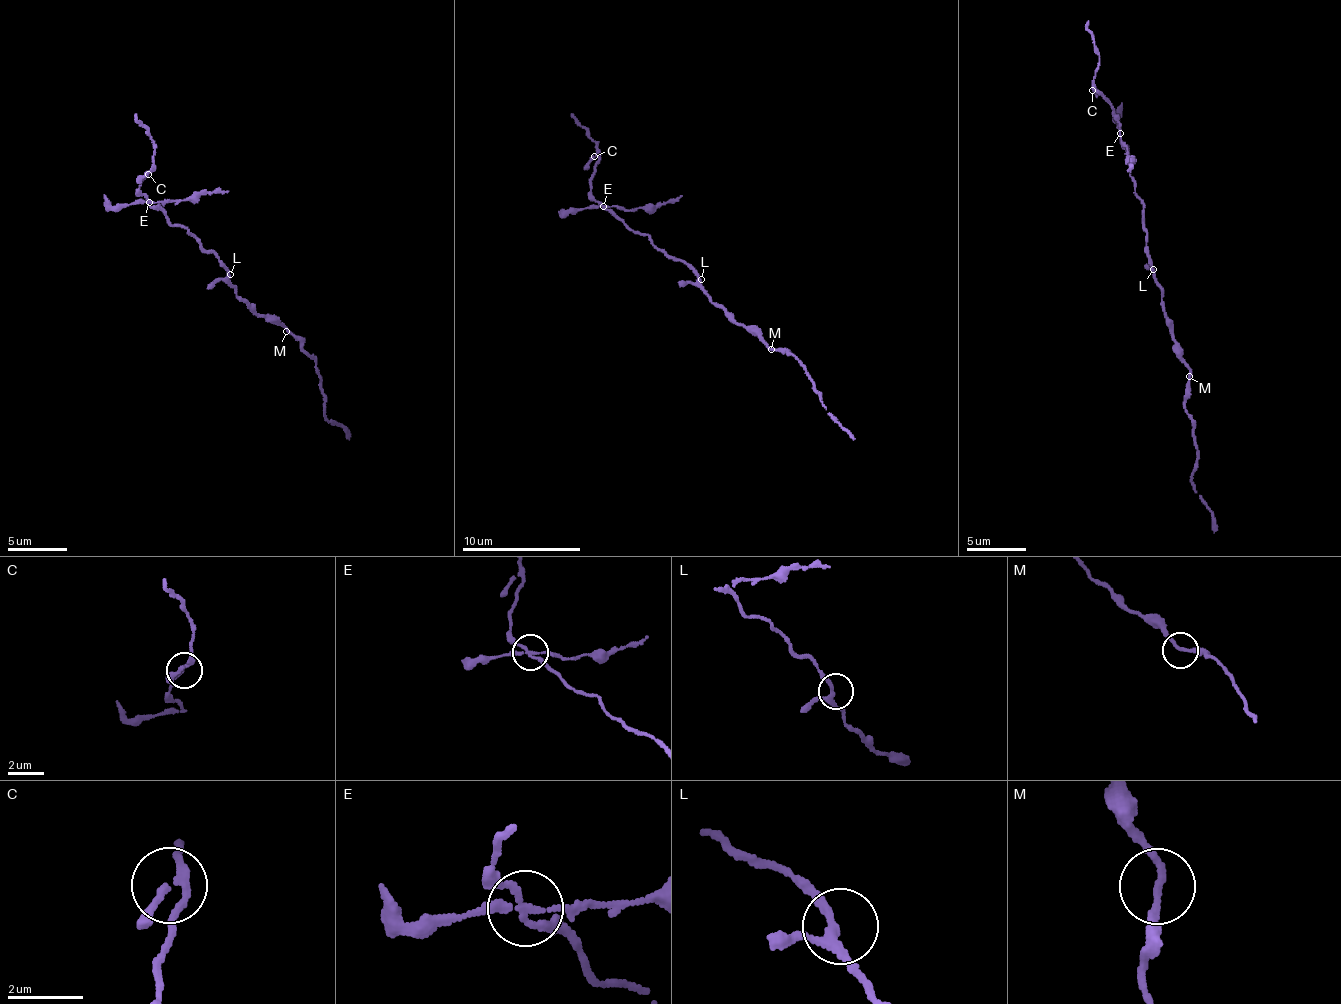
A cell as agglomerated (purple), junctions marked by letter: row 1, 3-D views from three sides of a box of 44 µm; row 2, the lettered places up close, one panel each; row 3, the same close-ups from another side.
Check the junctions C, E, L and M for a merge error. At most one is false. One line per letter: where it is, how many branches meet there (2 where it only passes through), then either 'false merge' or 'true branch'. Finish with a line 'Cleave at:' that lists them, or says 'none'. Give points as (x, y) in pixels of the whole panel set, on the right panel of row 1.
C: at (1092, 90); 3 branches meet; true branch
E: at (1120, 133); 4 branches meet; false merge
L: at (1153, 269); 3 branches meet; true branch
M: at (1189, 376); 2 branches meet; true branch
Cleave at: E

